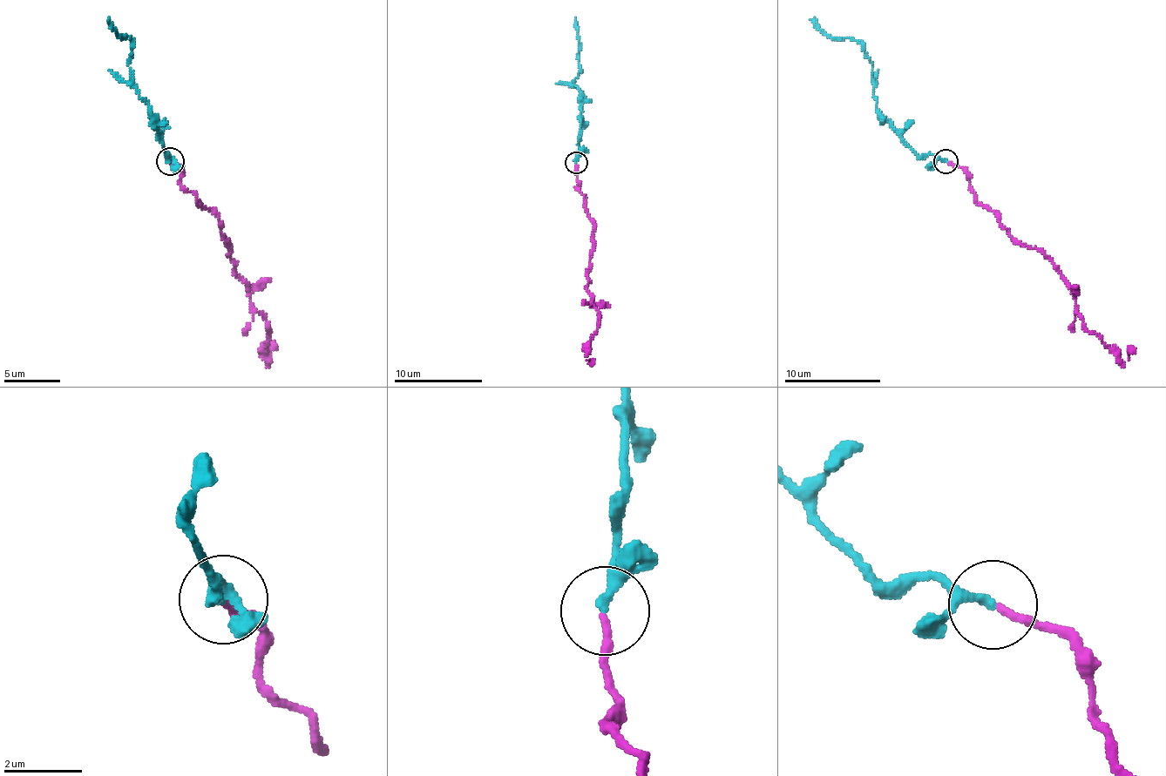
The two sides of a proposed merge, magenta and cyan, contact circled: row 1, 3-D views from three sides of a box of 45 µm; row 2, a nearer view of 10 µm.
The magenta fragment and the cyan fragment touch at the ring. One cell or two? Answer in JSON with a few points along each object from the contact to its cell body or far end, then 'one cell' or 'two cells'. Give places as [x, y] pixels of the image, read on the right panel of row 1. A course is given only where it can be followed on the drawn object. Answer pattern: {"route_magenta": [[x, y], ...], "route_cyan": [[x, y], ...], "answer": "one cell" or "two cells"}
{"route_magenta": [[946, 161], [962, 169], [969, 186], [1013, 239], [1052, 263], [1071, 291], [1082, 326], [1124, 361], [1133, 346]], "route_cyan": [[946, 161], [932, 154], [920, 157], [880, 112], [873, 94], [872, 67], [860, 43], [827, 37], [810, 19]], "answer": "one cell"}

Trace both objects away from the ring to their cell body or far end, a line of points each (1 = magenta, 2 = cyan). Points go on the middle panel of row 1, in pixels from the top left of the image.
1: (575, 163), (578, 187), (593, 224), (586, 276), (590, 305), (598, 315), (596, 334), (586, 355), (593, 363)
2: (575, 163), (584, 97), (572, 81), (580, 68), (575, 17)

